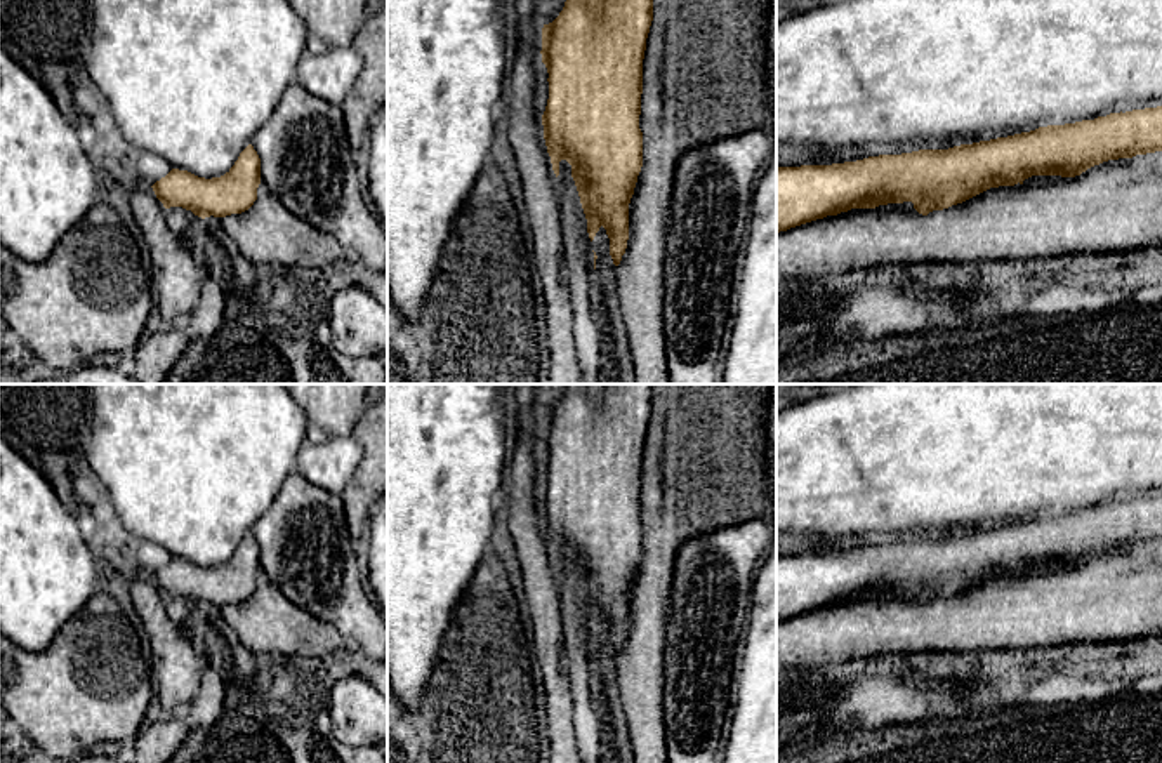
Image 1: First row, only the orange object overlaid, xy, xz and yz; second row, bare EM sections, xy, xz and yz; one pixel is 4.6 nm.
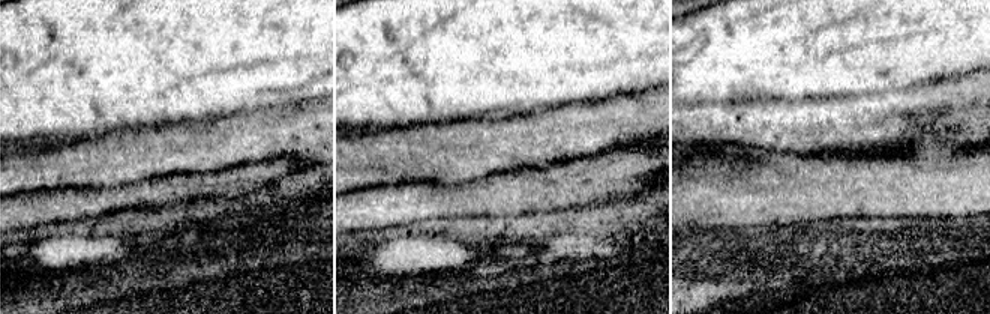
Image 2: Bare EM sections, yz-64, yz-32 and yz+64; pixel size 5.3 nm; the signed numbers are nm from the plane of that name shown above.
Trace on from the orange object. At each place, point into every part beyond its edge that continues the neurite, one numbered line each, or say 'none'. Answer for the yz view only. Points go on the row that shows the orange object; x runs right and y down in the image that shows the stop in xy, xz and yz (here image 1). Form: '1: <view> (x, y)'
none

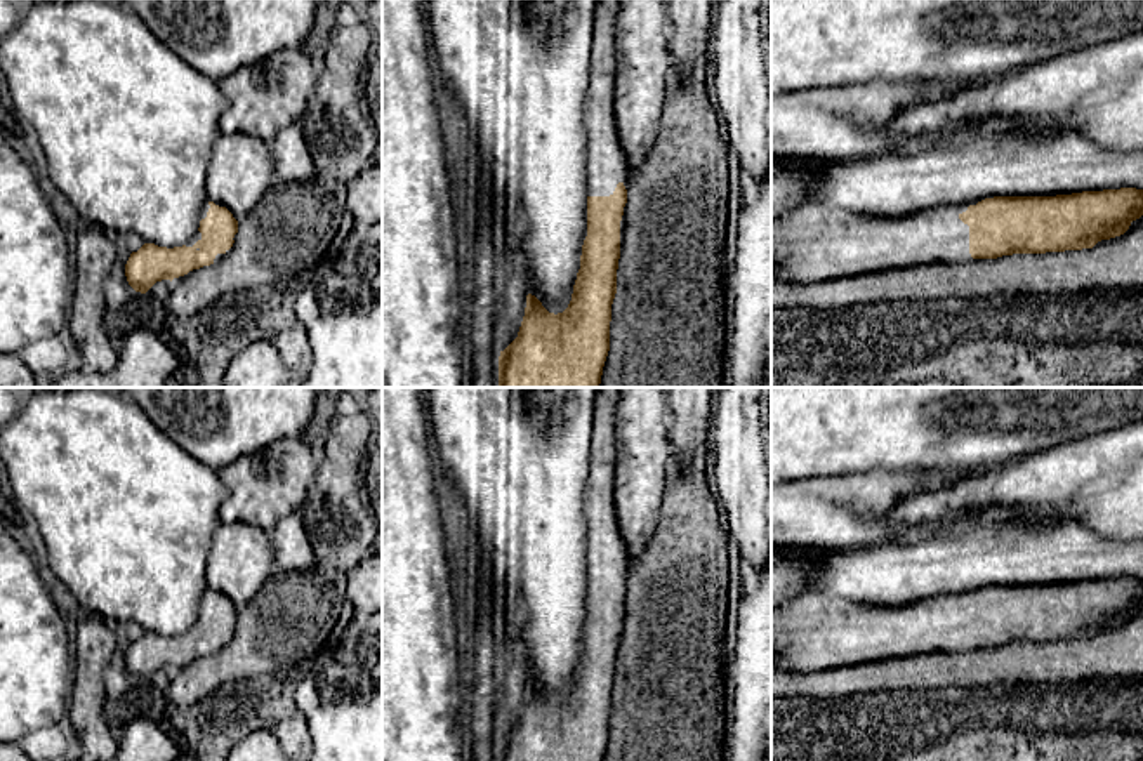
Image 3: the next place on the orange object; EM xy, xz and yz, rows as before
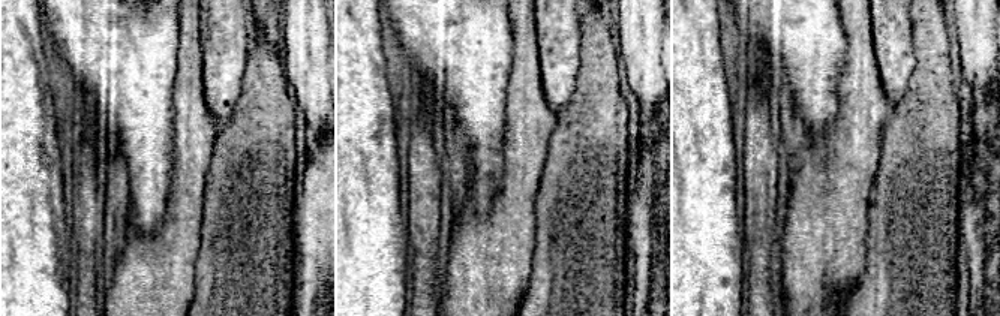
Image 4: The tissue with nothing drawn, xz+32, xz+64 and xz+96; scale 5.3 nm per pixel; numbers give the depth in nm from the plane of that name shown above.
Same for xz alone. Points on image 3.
1: xz (601, 146)

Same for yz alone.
1: yz (817, 242)

